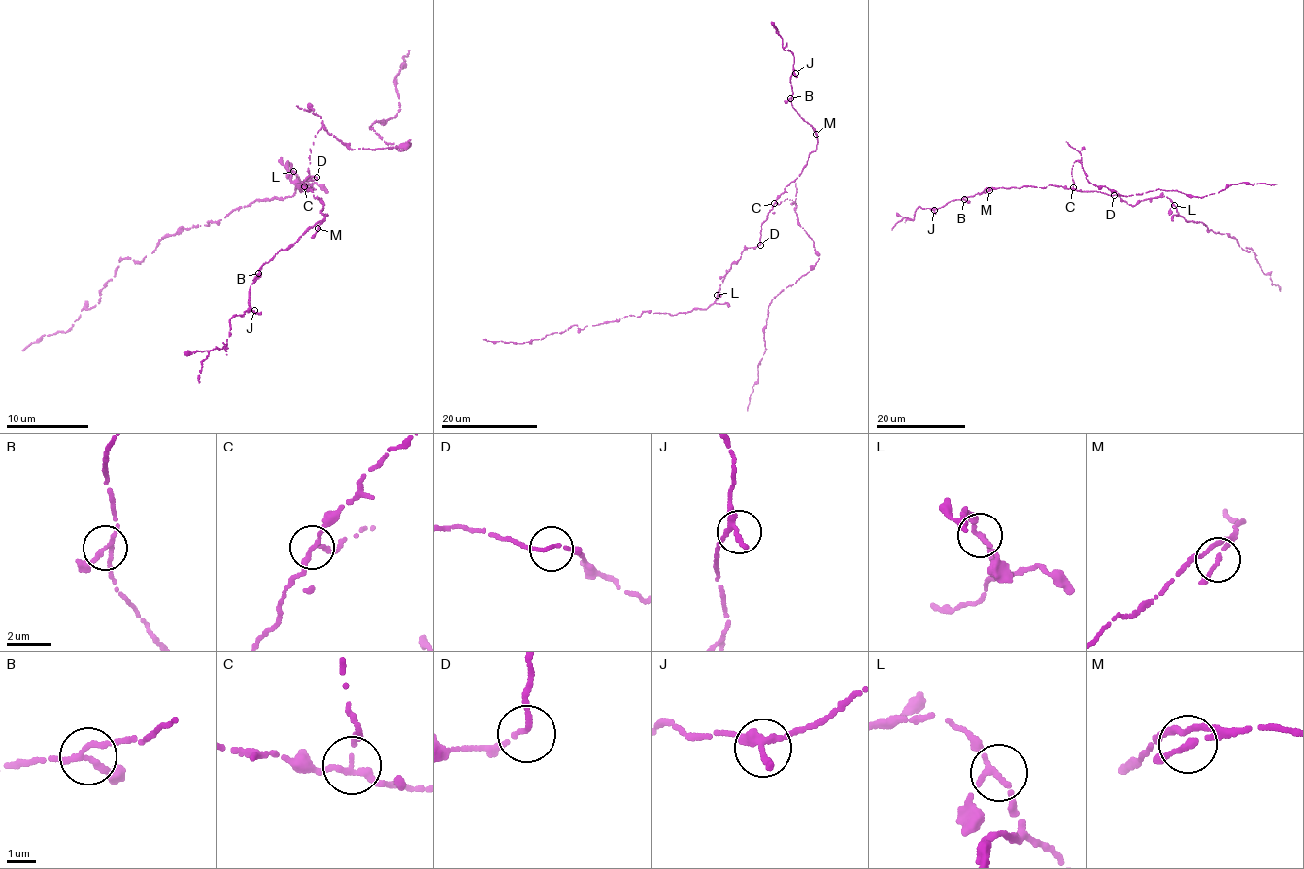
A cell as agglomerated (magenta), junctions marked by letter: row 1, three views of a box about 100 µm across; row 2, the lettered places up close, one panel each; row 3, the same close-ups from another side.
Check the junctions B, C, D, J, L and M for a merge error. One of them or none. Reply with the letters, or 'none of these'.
C

